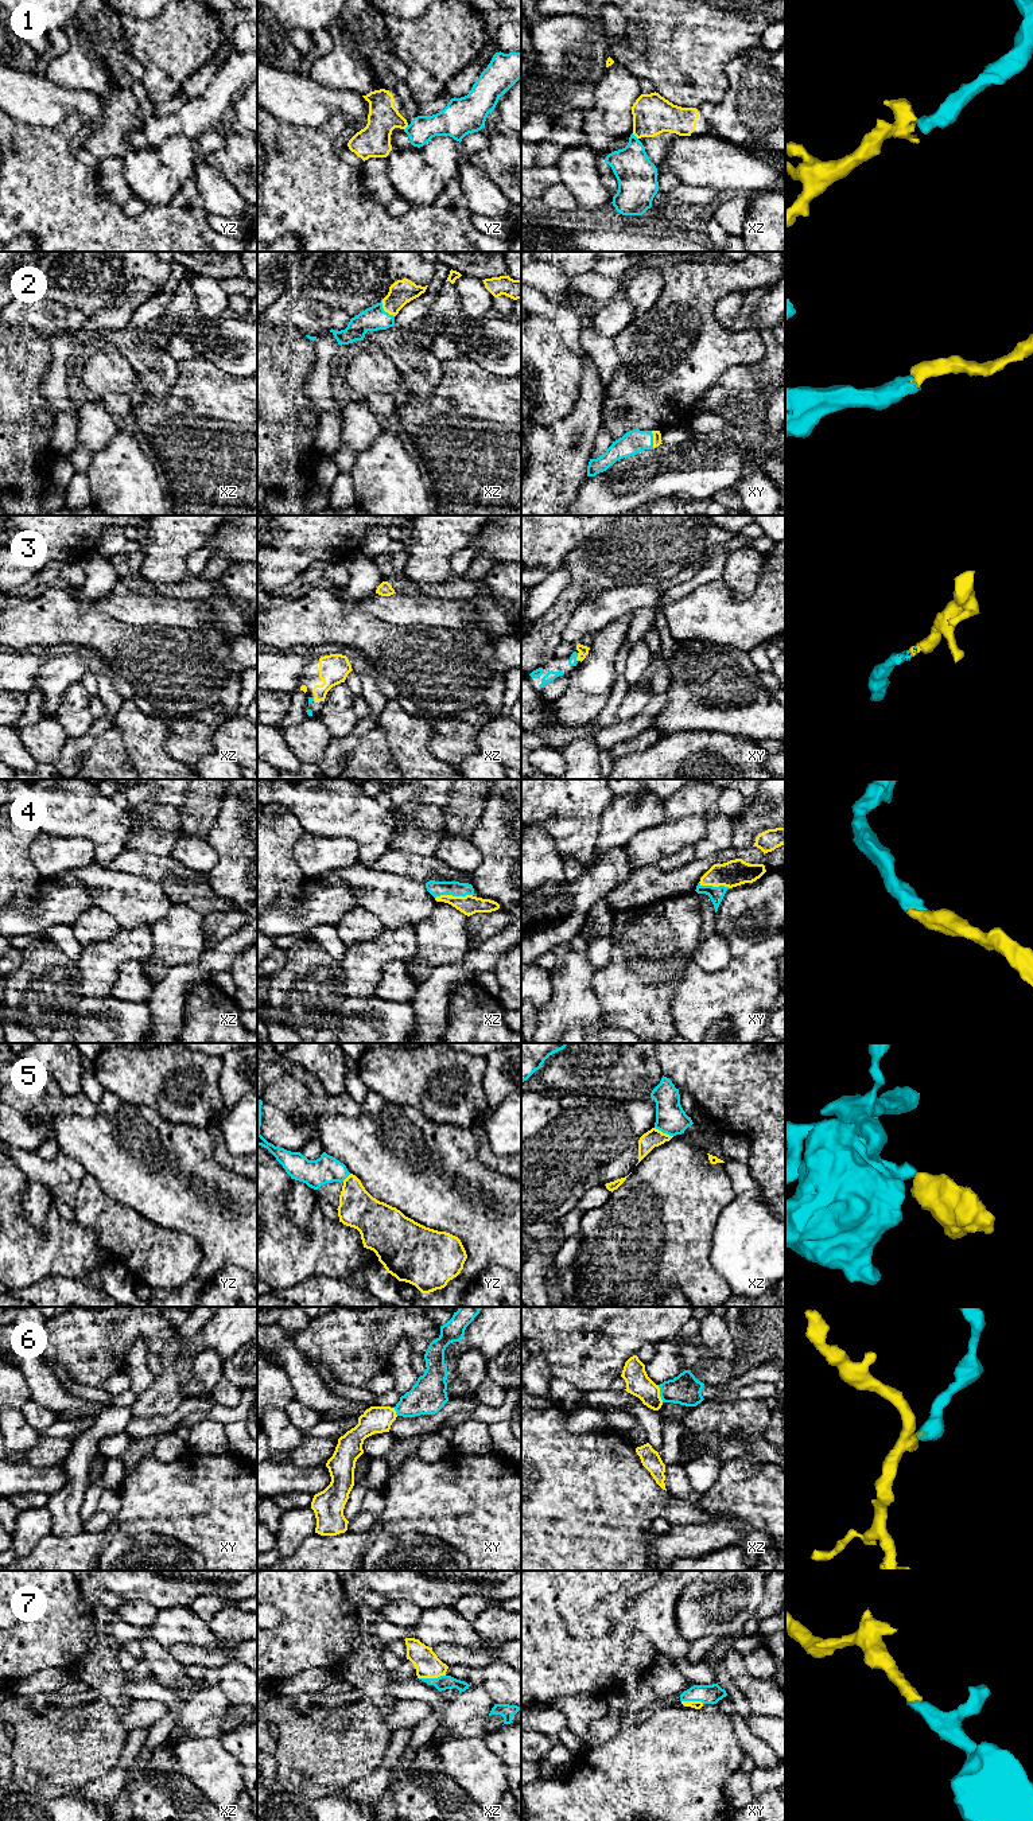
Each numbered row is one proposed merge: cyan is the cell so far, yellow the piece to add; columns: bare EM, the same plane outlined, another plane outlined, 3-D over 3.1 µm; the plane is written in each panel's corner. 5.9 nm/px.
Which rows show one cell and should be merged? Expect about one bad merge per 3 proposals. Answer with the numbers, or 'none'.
2, 3, 4, 7

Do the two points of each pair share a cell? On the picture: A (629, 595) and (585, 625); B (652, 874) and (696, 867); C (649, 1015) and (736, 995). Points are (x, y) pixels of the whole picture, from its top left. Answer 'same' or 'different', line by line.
A: same
B: same
C: different

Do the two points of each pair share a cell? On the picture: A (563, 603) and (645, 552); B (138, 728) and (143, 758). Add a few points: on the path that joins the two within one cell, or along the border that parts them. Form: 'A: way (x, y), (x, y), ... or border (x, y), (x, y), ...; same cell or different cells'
A: way (583, 584), (612, 556), (625, 552); same cell
B: way (143, 735), (143, 751); same cell

